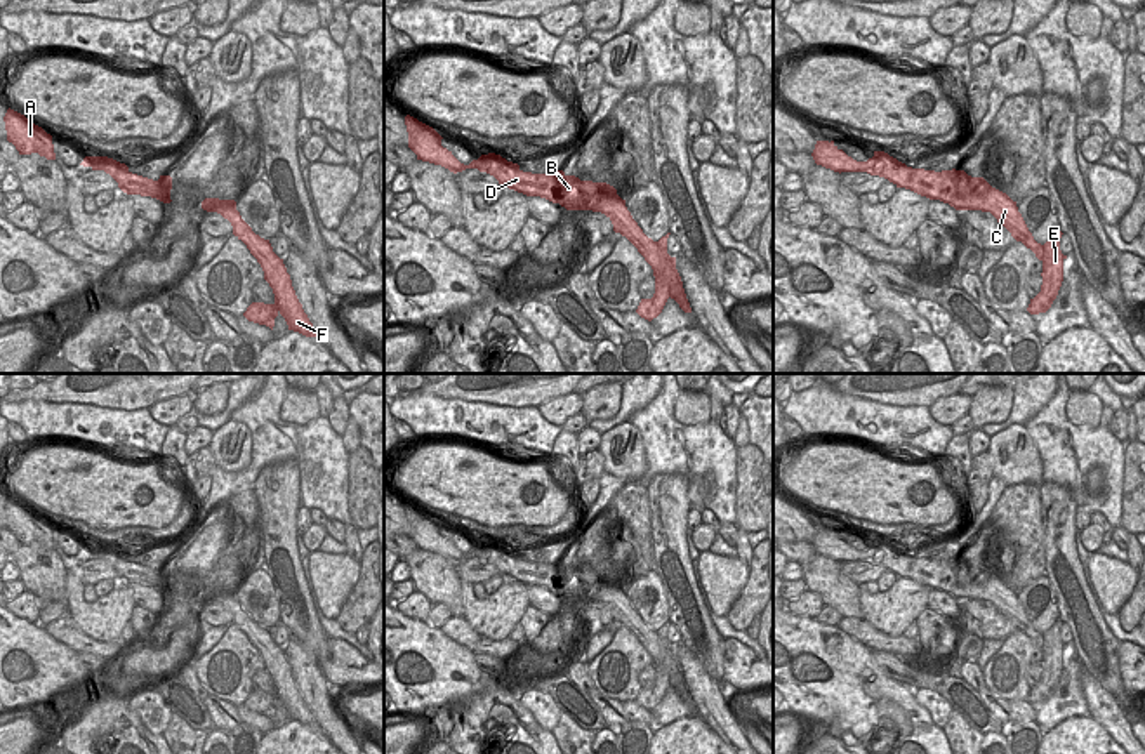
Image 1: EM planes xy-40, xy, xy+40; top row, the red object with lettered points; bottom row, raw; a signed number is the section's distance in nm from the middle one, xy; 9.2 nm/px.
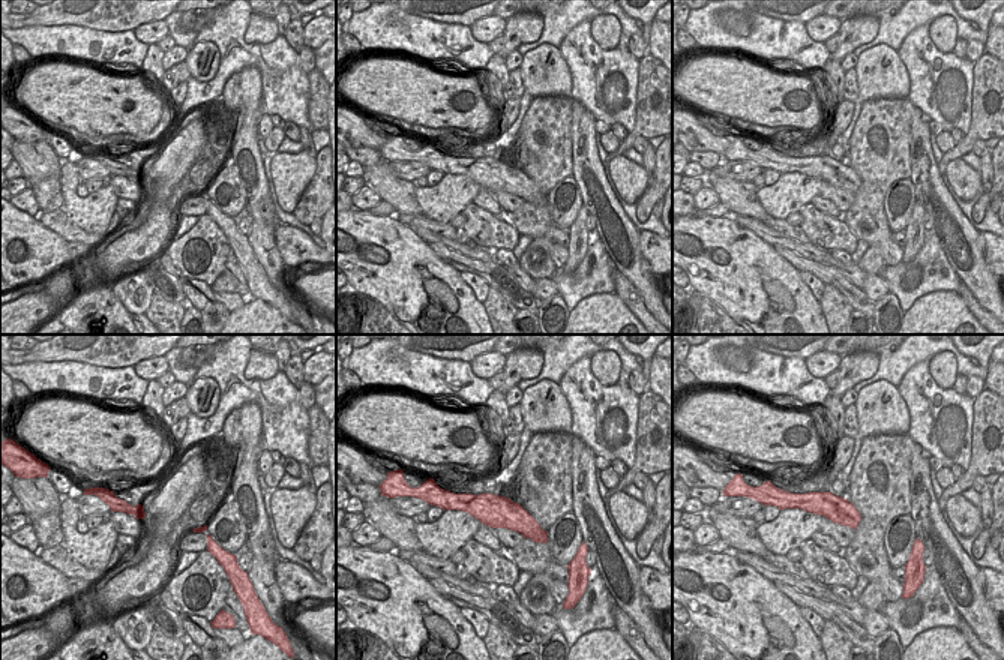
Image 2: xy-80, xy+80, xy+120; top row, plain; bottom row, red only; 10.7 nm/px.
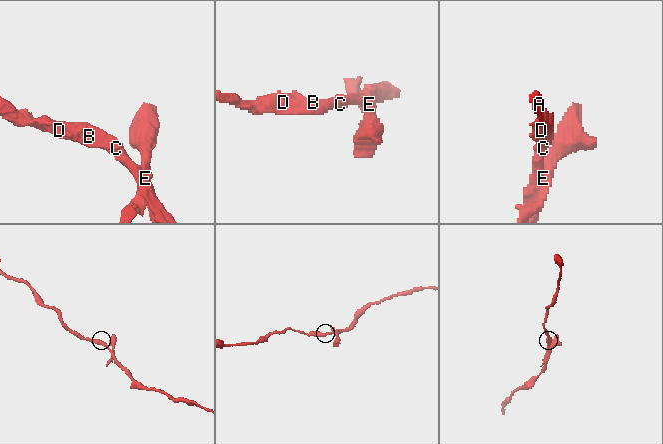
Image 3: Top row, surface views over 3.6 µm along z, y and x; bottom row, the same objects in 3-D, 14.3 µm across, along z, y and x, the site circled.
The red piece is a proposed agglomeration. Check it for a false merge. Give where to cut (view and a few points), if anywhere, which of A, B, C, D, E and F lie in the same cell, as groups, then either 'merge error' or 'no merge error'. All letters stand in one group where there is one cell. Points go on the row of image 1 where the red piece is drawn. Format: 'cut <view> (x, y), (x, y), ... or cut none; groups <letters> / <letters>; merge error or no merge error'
cut xy-40 (271, 259), (271, 270), (289, 285); groups A B C D F / E; merge error

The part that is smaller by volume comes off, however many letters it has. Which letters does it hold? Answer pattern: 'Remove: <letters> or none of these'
Remove: E

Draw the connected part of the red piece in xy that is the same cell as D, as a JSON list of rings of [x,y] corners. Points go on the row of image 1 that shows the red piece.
[[[407,115],[408,148],[417,160],[441,165],[457,174],[466,169],[478,169],[493,175],[499,184],[507,186],[526,196],[540,196],[559,203],[566,210],[592,210],[605,214],[613,231],[625,236],[645,261],[652,266],[653,276],[664,274],[665,254],[659,241],[648,238],[625,207],[625,200],[606,182],[580,181],[558,170],[554,175],[523,172],[518,163],[507,162],[500,155],[488,153],[473,160],[469,165],[460,163],[452,151],[441,146],[441,136],[429,125]]]

